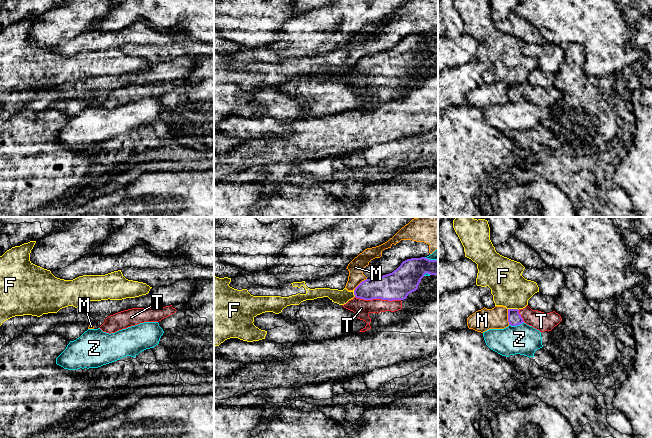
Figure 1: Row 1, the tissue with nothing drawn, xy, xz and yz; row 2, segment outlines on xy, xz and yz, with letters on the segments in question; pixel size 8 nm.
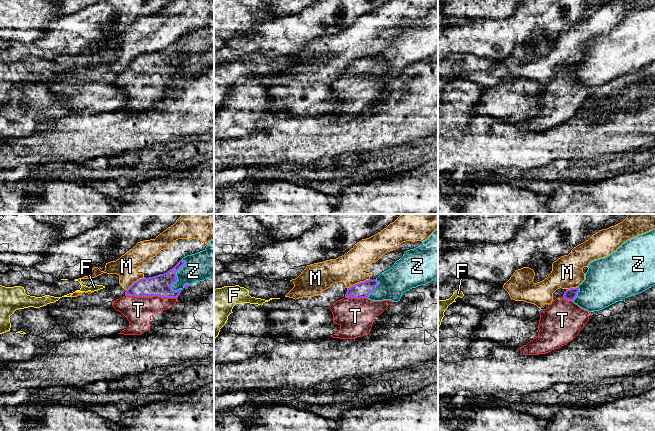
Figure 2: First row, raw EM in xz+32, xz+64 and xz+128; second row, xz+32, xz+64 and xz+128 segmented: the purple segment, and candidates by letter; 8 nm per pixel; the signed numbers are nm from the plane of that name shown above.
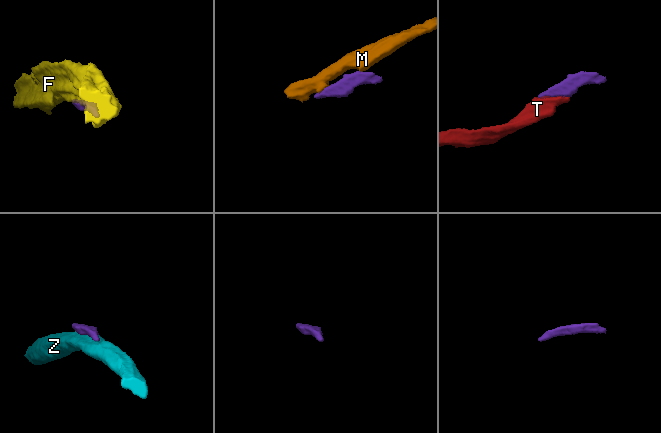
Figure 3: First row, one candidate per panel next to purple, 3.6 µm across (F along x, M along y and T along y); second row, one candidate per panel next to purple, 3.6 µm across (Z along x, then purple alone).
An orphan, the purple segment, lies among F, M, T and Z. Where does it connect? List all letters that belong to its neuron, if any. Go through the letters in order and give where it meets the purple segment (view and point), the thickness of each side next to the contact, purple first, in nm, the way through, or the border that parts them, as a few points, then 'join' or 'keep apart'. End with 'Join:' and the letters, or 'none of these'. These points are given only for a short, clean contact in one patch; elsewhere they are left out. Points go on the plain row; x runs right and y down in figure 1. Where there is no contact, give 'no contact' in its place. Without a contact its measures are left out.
F: yz (513, 85) | 110/300 nm | keep apart
M: yz (508, 93) | 110/180 nm | along yz (507, 85), (507, 97), (509, 100) | keep apart
T: xz (378, 74) | 220/140 nm | across xz (397, 61), (378, 74), (370, 75), (361, 84) | join
Z: yz (516, 101) | 110/240 nm | keep apart
Join: T

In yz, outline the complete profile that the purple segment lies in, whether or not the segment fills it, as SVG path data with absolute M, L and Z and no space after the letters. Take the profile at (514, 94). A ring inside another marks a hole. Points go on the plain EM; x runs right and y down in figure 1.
M528 81L519 86L508 85L508 98L511 102L517 102L524 98L540 108L549 108L561 97L561 92L555 87L544 89L538 86L532 86Z

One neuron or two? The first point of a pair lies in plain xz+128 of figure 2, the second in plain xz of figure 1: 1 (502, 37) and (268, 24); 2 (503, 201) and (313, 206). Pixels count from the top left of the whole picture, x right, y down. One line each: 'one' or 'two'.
1: two
2: one

